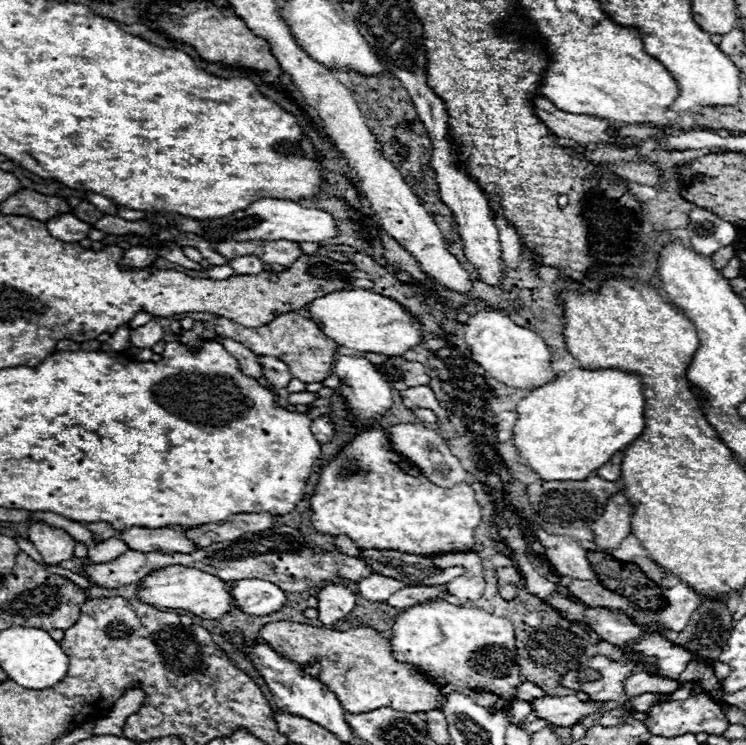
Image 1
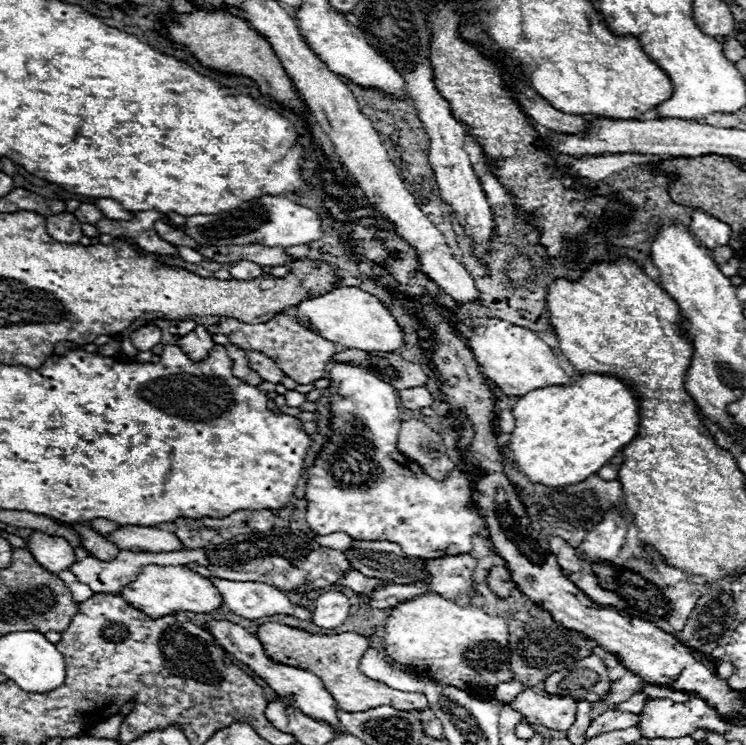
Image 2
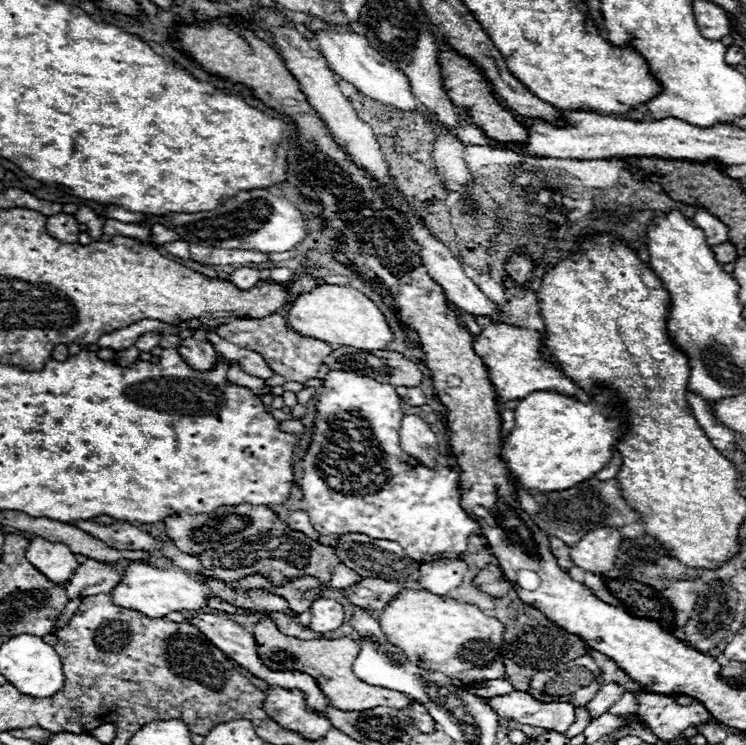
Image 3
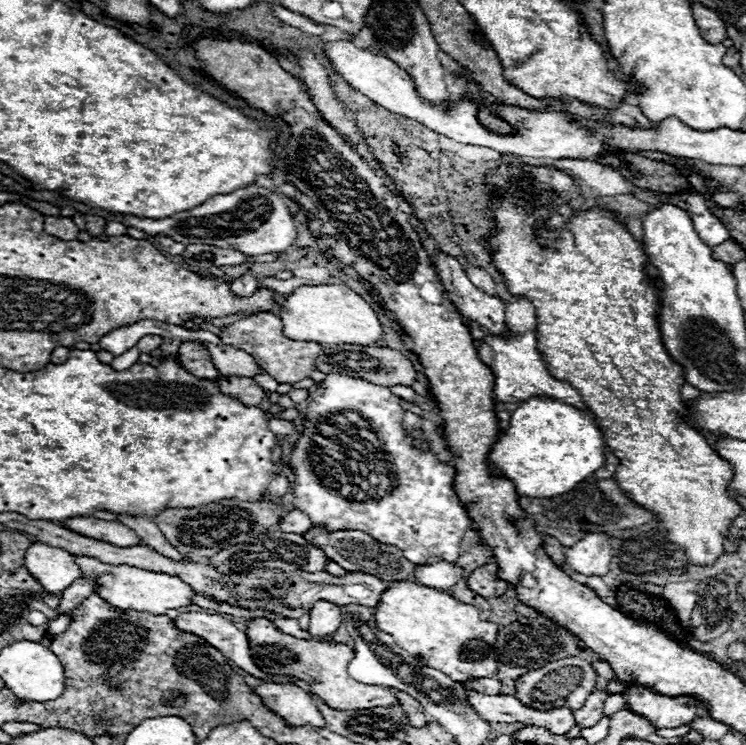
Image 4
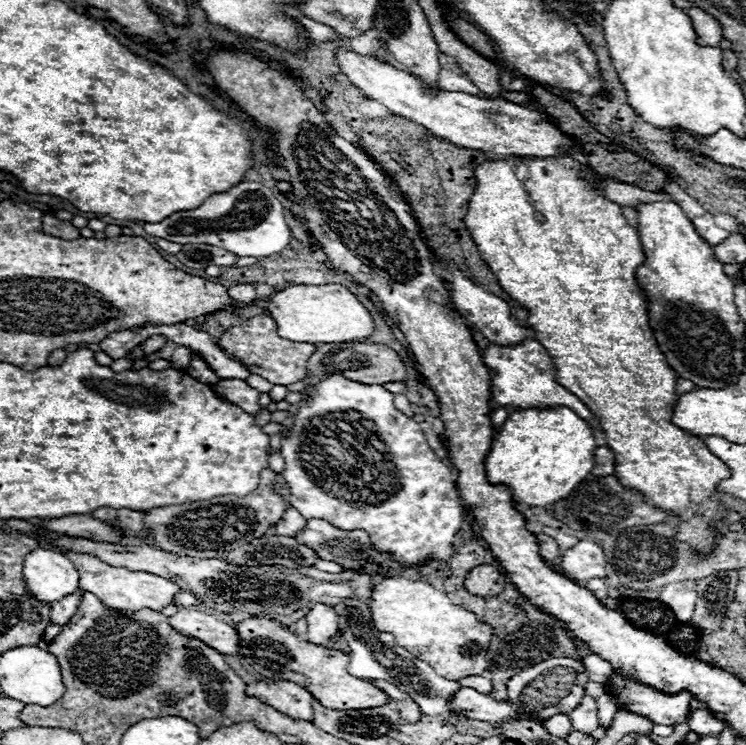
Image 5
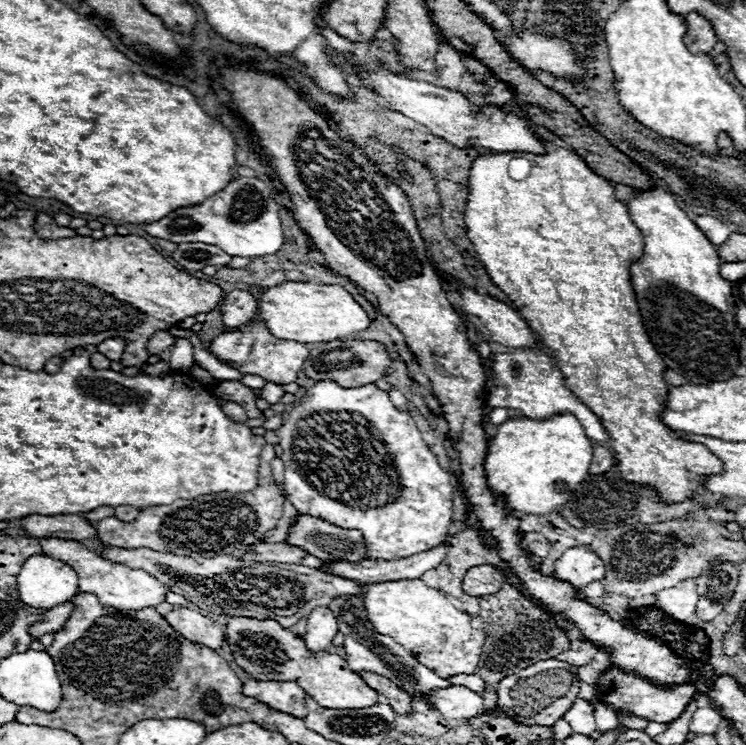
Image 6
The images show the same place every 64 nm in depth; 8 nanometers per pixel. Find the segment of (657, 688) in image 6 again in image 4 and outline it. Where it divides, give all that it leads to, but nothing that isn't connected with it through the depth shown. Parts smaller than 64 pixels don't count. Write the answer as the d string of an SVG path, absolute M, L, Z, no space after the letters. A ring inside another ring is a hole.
M628 684L622 696L634 714L644 716L656 728L686 726L698 716L696 708L688 706L688 700L690 700L688 696L670 698L670 696L652 692L650 688L644 688L640 684Z

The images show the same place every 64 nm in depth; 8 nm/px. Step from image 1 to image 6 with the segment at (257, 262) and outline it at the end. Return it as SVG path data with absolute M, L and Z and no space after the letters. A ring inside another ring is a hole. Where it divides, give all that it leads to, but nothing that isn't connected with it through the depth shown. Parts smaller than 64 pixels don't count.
M234 290L218 306L220 320L226 332L250 326L254 322L254 310L256 298L250 290Z

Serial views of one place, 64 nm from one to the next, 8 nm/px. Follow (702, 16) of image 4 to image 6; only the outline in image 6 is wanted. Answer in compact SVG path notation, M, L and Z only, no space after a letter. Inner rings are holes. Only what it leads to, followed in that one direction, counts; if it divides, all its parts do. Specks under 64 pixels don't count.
M690 12L684 18L686 26L690 26L690 34L686 34L686 44L690 46L690 50L694 50L694 54L708 54L718 42L710 22L696 12Z

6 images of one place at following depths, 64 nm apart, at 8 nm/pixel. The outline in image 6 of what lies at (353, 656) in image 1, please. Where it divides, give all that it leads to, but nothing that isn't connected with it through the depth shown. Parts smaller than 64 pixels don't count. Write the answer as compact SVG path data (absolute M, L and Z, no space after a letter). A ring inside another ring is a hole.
M242 616L240 618L230 618L226 622L226 642L228 642L228 646L234 654L236 664L244 672L248 672L250 676L256 676L260 680L294 680L294 682L298 682L298 686L302 686L302 690L306 690L306 694L310 698L314 698L314 702L318 702L324 708L344 710L344 708L364 708L364 706L374 706L376 704L376 694L378 692L372 690L370 686L366 686L362 682L362 678L346 666L344 658L340 658L336 654L328 654L328 652L318 652L318 654L308 652L304 640L300 636L282 628L274 620L254 620L254 618L242 618Z

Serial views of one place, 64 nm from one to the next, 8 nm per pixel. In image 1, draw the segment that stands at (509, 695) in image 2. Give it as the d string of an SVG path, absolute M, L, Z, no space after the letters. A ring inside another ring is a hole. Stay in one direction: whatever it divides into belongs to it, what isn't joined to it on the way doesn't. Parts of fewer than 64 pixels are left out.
M524 682L524 684L520 684L520 686L516 688L512 700L530 700L530 698L536 698L536 696L542 696L542 694L544 694L544 692L542 692L536 684Z

